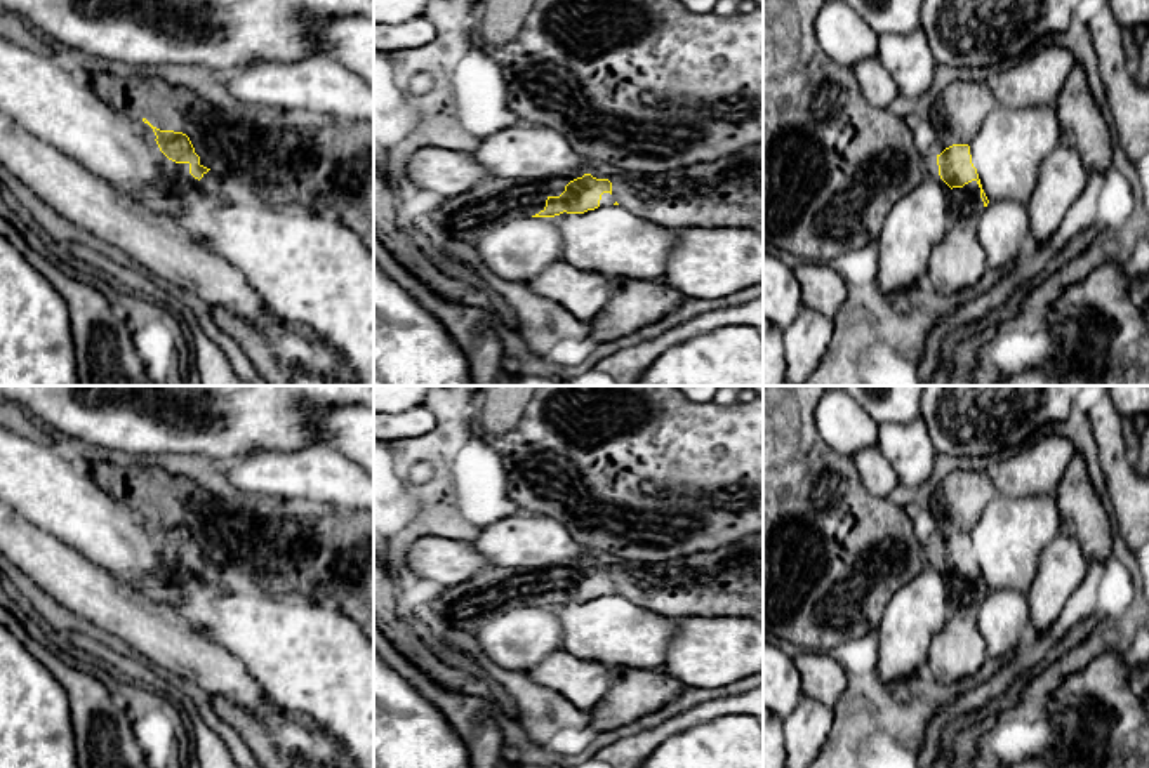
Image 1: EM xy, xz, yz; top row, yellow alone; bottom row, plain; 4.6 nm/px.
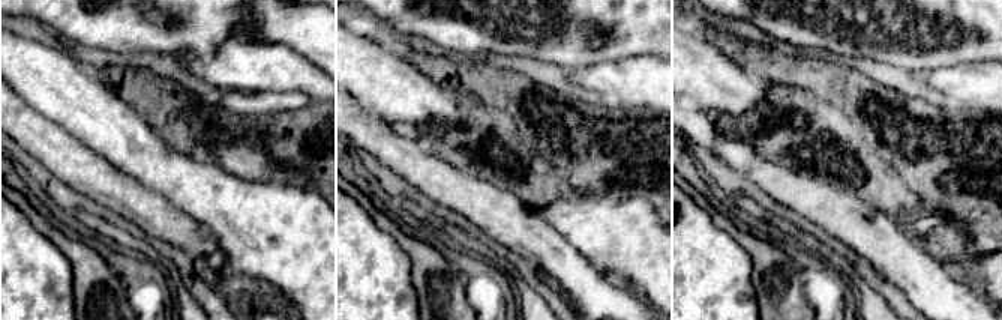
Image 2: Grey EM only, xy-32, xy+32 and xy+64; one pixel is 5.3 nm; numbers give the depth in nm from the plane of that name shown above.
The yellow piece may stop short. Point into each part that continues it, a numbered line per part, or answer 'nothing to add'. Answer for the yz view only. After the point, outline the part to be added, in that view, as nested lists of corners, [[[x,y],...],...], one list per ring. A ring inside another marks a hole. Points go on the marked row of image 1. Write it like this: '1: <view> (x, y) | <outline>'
1: yz (967, 211) | [[[972,181],[963,188],[953,188],[951,193],[958,202],[951,205],[949,222],[975,229],[984,210],[984,202],[980,198],[980,188],[977,181]]]

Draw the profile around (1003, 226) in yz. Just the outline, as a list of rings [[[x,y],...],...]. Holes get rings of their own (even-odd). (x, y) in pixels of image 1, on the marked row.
[[[1015,200],[989,202],[979,217],[975,235],[982,247],[987,268],[1008,271],[1017,264],[1020,247],[1029,242],[1027,205]]]

